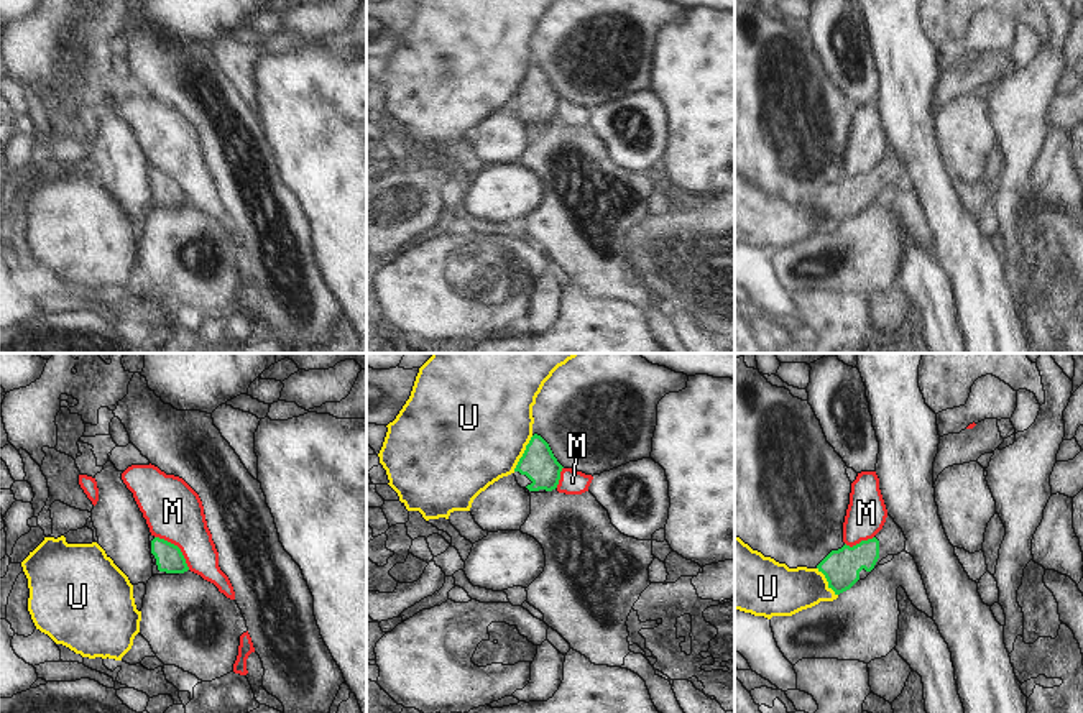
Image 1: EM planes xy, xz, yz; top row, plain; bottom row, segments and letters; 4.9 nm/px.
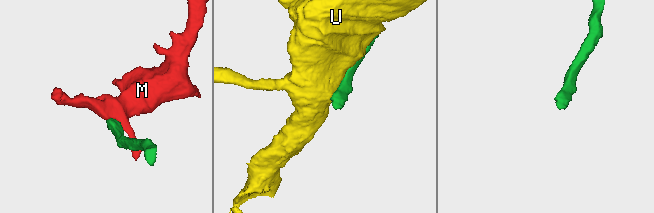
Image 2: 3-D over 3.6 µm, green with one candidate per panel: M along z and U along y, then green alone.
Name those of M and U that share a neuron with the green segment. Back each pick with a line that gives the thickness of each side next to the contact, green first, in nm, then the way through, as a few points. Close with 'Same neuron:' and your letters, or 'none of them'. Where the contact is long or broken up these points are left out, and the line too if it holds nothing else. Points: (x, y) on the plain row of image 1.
Same neuron: none of them

